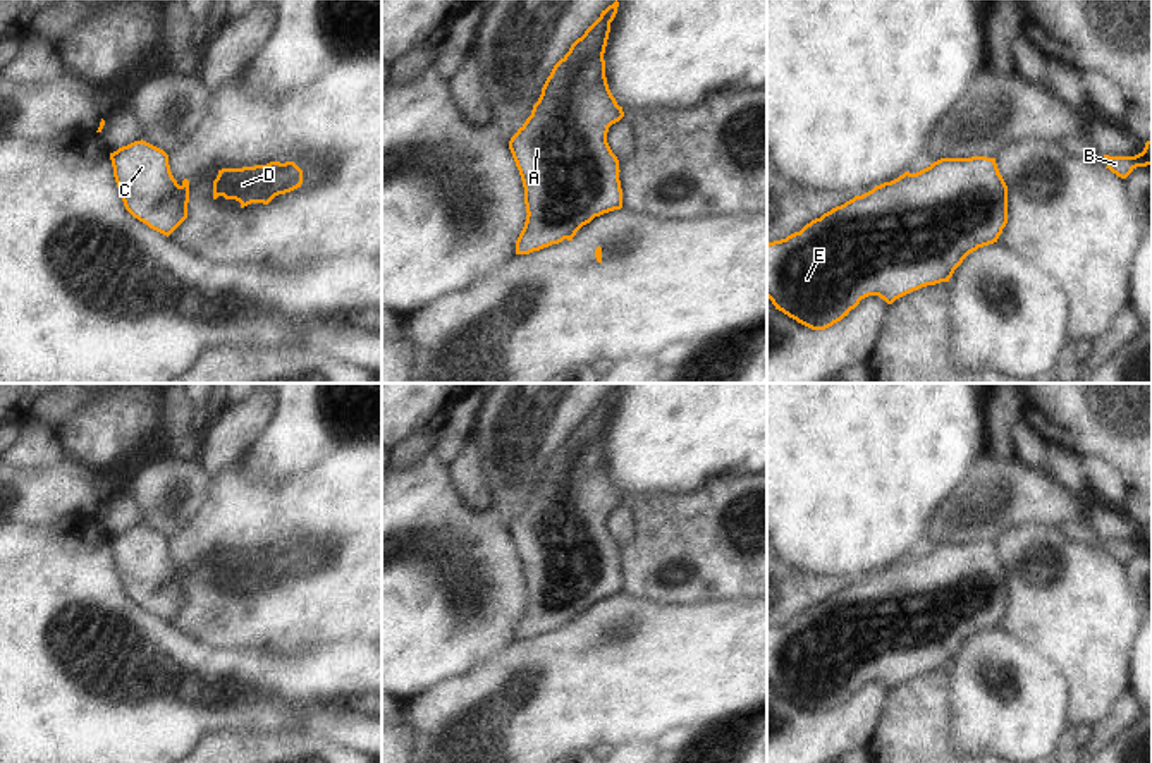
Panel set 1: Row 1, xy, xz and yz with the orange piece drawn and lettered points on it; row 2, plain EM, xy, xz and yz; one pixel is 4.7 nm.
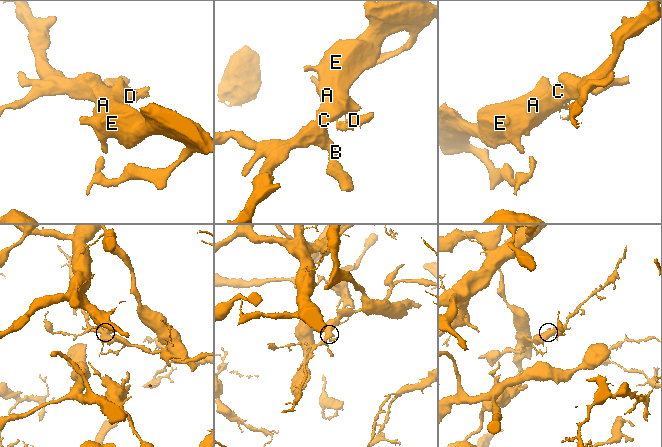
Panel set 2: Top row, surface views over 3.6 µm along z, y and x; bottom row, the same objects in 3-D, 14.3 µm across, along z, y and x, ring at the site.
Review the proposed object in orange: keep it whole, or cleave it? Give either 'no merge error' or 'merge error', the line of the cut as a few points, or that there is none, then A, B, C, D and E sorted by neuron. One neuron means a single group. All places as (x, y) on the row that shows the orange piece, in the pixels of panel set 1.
merge error; cut xy (181, 186), (184, 219); groups A B C E / D

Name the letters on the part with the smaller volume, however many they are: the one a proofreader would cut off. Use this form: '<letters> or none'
D

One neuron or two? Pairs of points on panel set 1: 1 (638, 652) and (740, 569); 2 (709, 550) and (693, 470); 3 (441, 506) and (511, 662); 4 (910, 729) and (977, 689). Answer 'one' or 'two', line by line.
1: two
2: two
3: two
4: two

